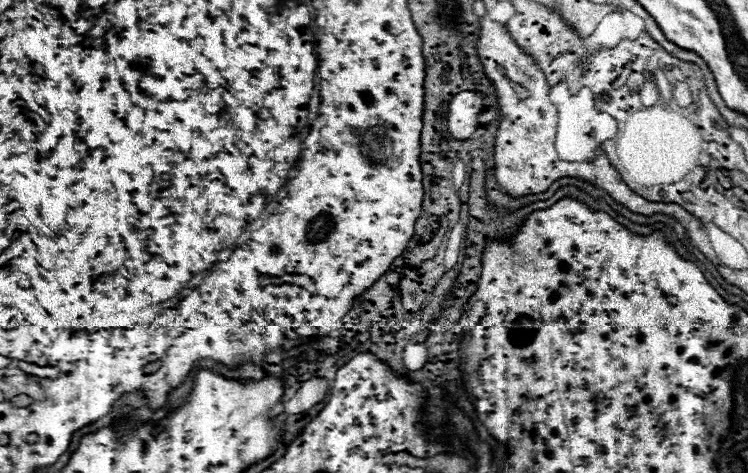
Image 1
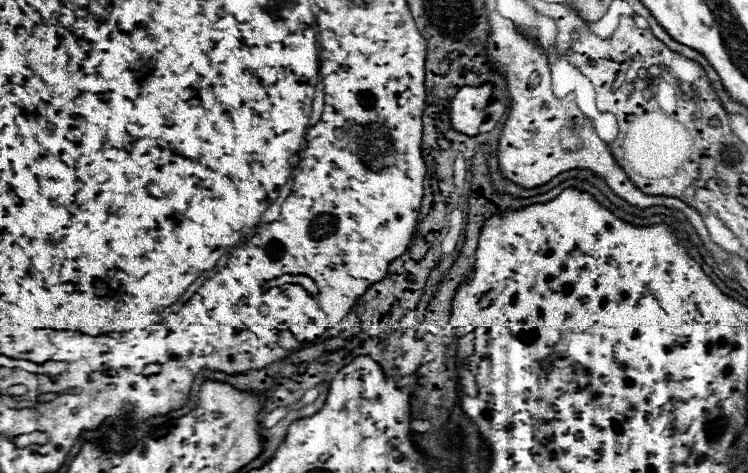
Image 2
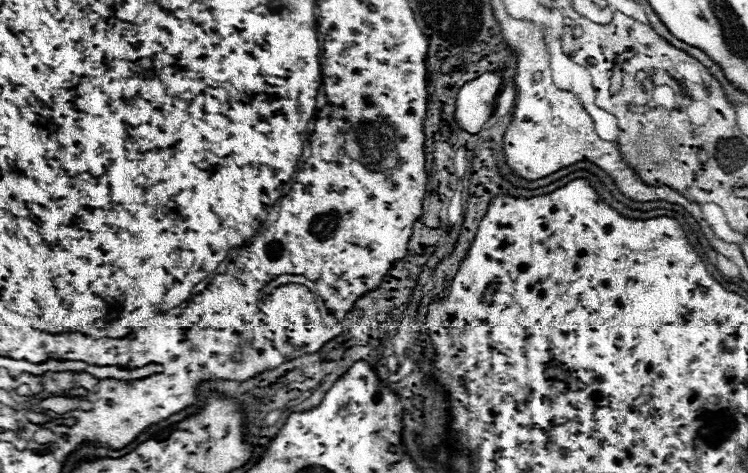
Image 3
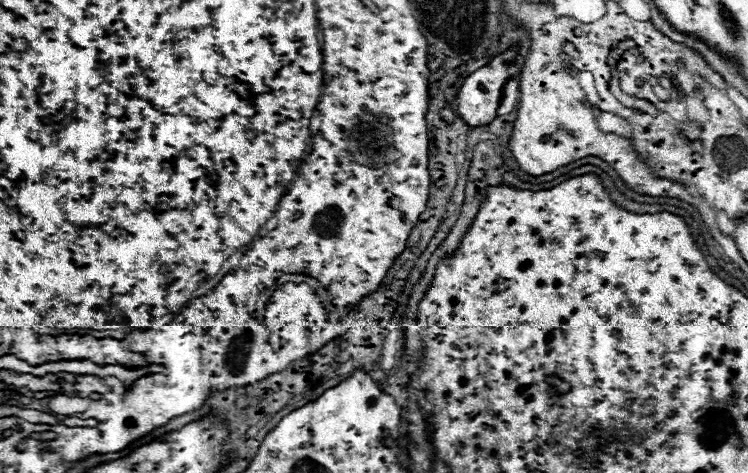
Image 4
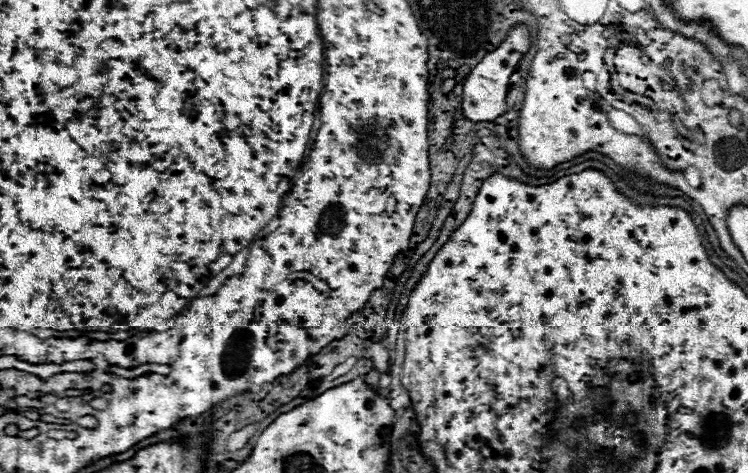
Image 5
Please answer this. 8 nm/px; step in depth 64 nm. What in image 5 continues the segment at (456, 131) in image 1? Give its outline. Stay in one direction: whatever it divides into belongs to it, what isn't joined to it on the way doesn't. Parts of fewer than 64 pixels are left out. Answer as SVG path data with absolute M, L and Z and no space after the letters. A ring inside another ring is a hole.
M516 26L510 30L508 38L502 42L502 46L488 56L470 72L470 76L464 80L464 90L462 90L462 114L472 120L472 122L492 122L500 114L504 114L506 108L506 94L508 94L508 80L514 74L518 62L522 56L528 52L530 40L528 40L528 30L526 26Z

